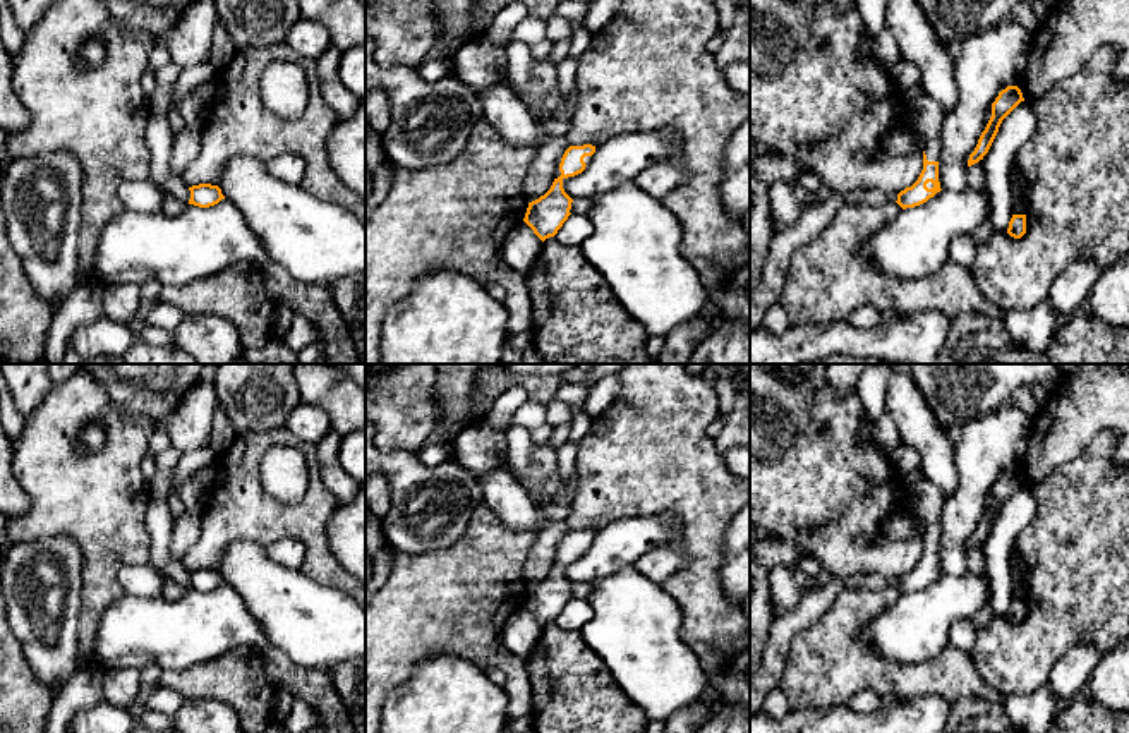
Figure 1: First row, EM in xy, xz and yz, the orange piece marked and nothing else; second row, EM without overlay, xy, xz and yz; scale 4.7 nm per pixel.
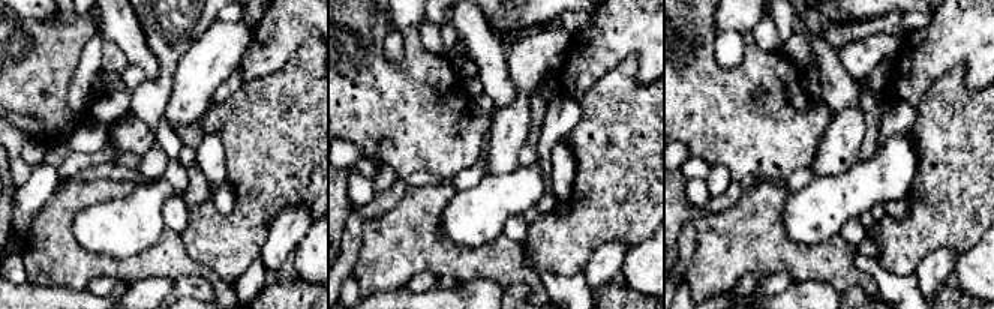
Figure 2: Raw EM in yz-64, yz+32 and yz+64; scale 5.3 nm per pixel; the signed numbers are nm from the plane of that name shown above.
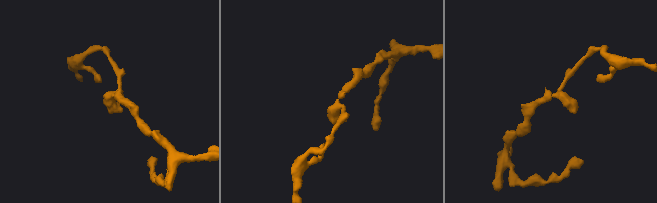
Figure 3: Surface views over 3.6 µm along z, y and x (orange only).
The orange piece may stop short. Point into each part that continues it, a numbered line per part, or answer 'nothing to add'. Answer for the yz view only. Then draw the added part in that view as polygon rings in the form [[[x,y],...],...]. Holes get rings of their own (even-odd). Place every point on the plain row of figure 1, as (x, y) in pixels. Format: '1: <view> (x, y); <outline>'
1: yz (923, 498); [[[927,477],[906,486],[906,510],[920,518],[925,525],[925,539],[928,546],[940,544],[942,508],[947,496]]]

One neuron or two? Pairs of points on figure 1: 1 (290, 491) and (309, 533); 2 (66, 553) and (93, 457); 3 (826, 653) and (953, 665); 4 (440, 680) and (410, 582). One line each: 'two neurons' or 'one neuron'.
1: two neurons
2: two neurons
3: one neuron
4: two neurons

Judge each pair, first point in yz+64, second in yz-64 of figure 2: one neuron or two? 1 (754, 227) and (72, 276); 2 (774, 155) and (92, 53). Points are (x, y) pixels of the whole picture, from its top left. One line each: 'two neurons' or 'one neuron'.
1: one neuron
2: two neurons

